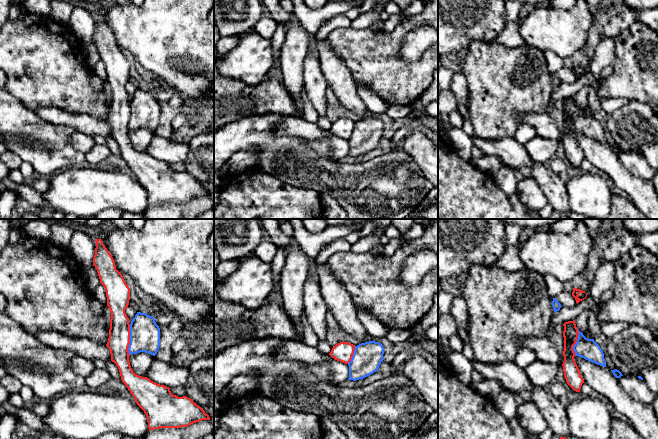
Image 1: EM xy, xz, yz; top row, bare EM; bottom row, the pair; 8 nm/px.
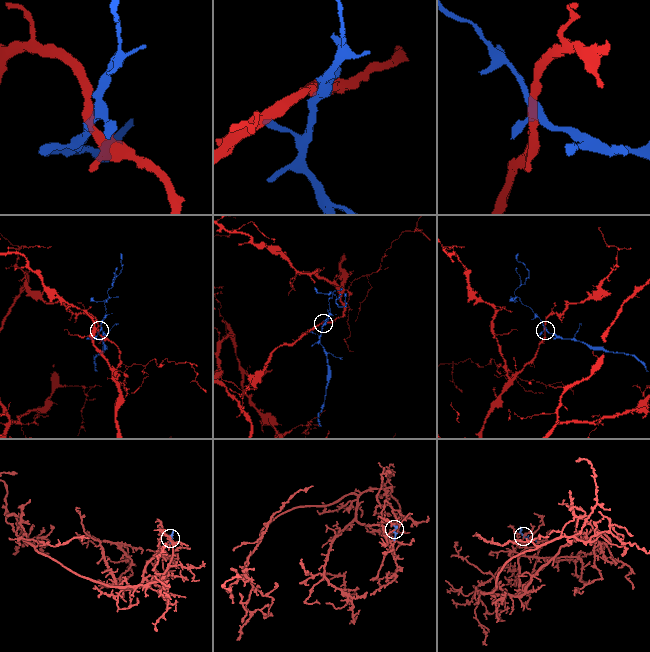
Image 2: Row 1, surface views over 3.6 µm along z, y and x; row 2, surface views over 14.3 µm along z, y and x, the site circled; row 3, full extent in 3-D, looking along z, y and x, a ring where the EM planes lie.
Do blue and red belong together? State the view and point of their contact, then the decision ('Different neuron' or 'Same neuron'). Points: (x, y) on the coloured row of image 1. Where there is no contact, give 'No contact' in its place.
Touches blue at xy (130, 339). Different neuron

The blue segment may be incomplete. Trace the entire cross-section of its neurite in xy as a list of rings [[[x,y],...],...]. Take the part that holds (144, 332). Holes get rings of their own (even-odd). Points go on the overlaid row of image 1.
[[[137,312],[130,324],[129,354],[140,352],[155,356],[160,346],[160,328],[153,316]]]

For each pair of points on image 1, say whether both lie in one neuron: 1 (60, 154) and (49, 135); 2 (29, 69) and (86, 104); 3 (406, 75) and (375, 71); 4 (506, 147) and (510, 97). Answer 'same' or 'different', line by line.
1: same
2: same
3: same
4: different

